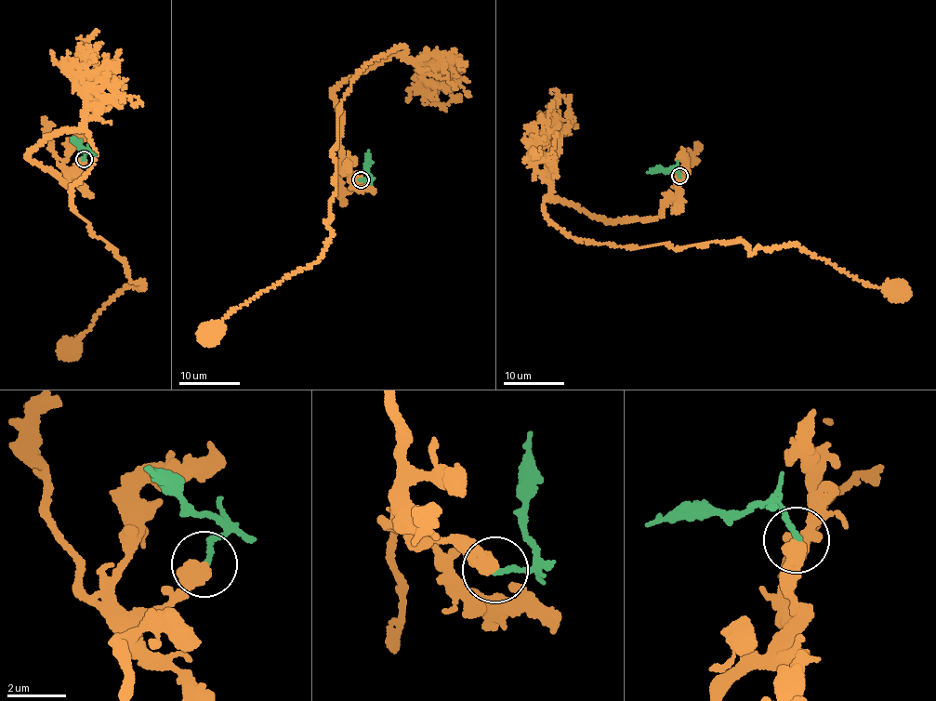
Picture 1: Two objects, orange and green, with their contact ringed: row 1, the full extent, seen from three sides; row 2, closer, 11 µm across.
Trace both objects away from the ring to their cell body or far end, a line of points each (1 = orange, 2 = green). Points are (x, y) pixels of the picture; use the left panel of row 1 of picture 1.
1: (85, 159), (67, 186), (30, 157), (87, 133), (72, 207), (146, 284), (117, 292), (71, 346)
2: (85, 159), (88, 152), (73, 140)

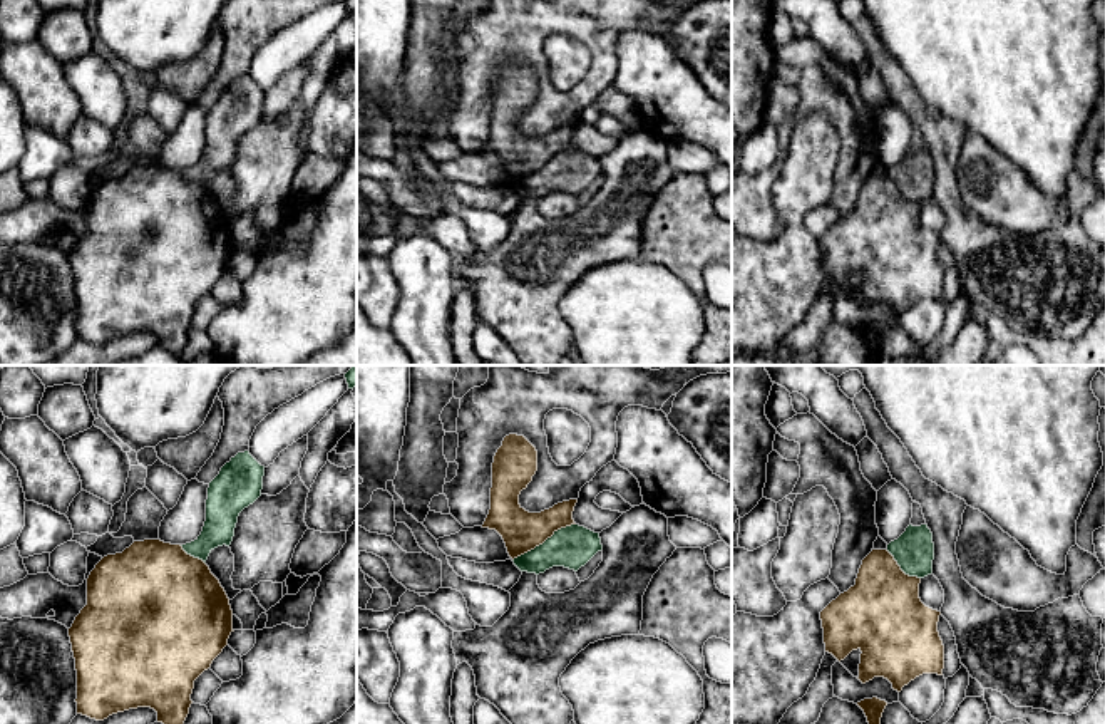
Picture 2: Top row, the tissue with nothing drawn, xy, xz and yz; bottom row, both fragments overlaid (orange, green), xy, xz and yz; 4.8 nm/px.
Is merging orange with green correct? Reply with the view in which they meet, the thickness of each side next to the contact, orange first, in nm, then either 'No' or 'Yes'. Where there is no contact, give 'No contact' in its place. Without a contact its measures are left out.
Touches orange in xz. Thickness 190 nm (orange) against 200 nm. No

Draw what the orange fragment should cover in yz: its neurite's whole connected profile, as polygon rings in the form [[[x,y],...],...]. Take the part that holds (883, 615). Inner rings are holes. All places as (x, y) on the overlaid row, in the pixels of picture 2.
[[[872,550],[862,560],[856,585],[820,612],[825,652],[840,662],[859,649],[857,679],[866,684],[884,677],[897,692],[923,674],[943,675],[944,645],[938,632],[941,612],[921,602],[919,583],[921,578],[906,575],[887,550]]]

